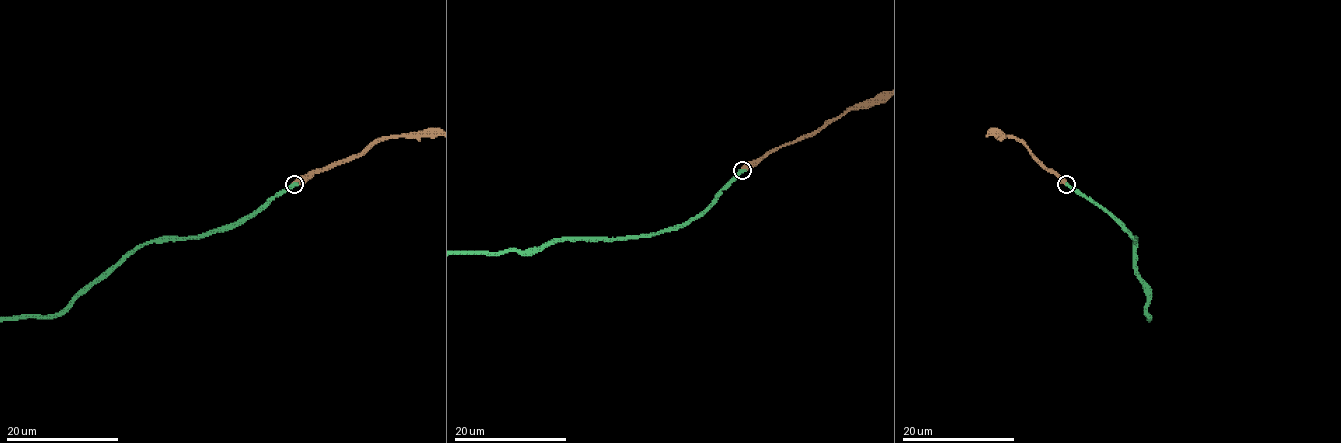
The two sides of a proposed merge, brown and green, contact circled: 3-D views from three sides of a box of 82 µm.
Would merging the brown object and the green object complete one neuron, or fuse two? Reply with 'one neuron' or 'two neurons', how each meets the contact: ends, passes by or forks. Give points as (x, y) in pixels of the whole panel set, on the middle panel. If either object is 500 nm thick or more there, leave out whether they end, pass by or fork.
one neuron

